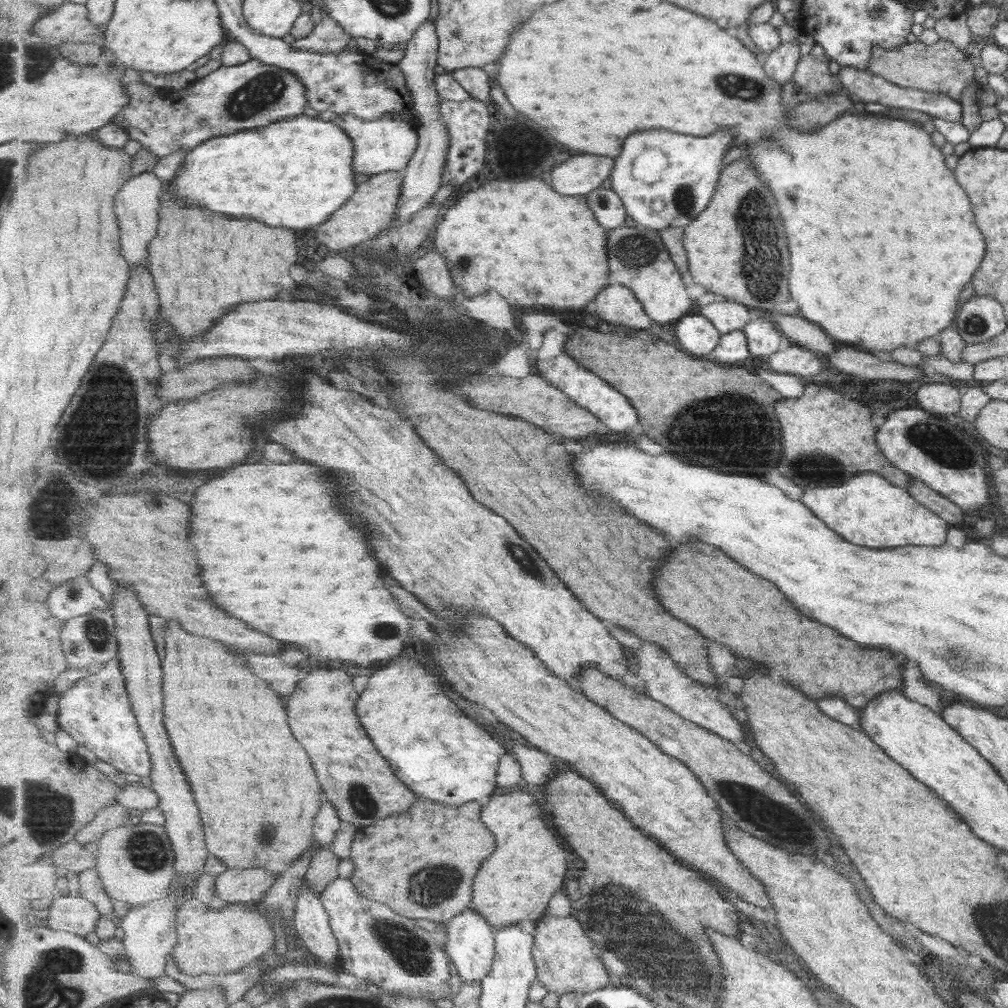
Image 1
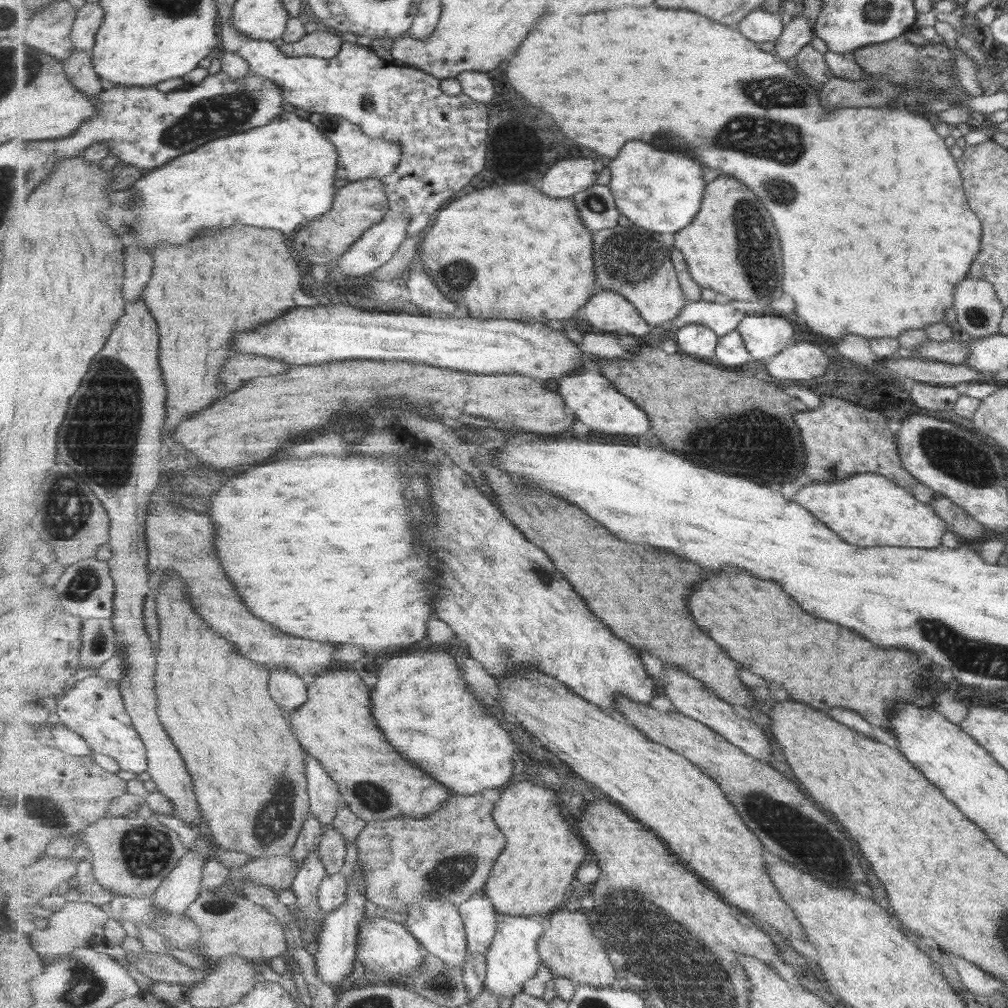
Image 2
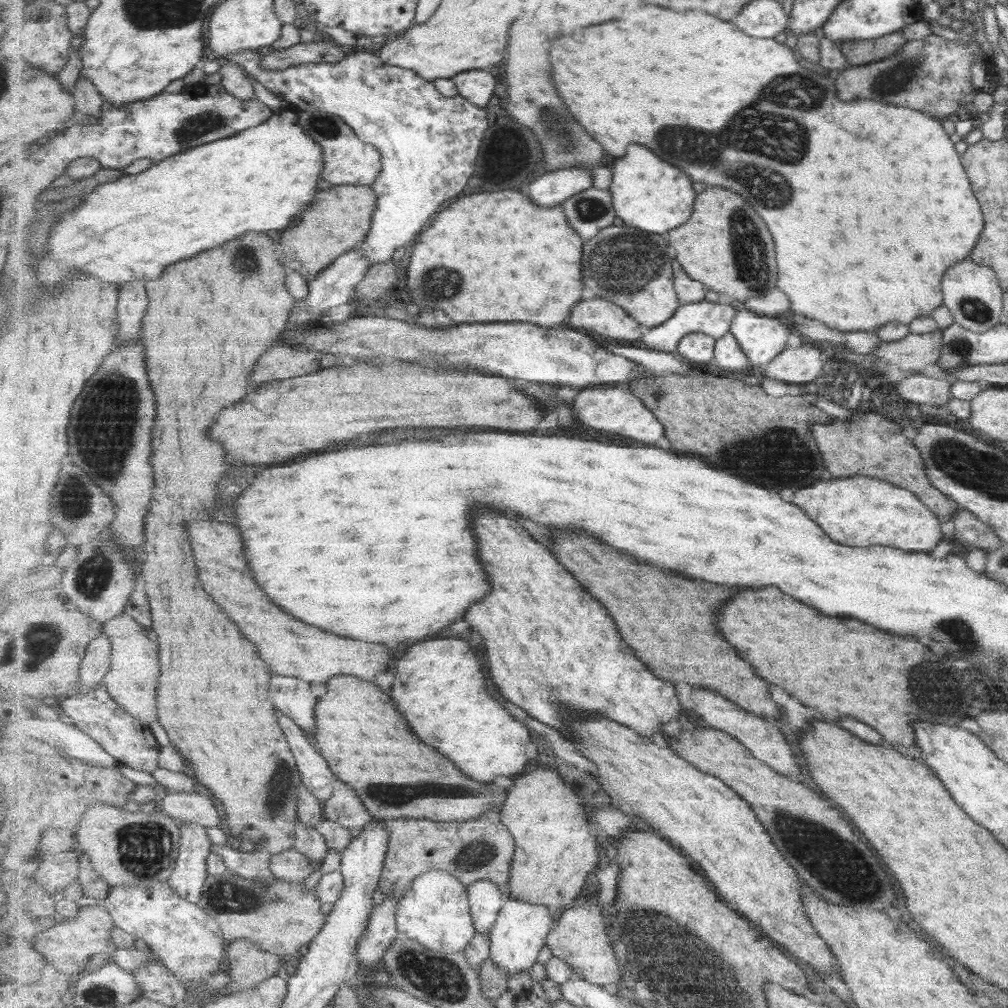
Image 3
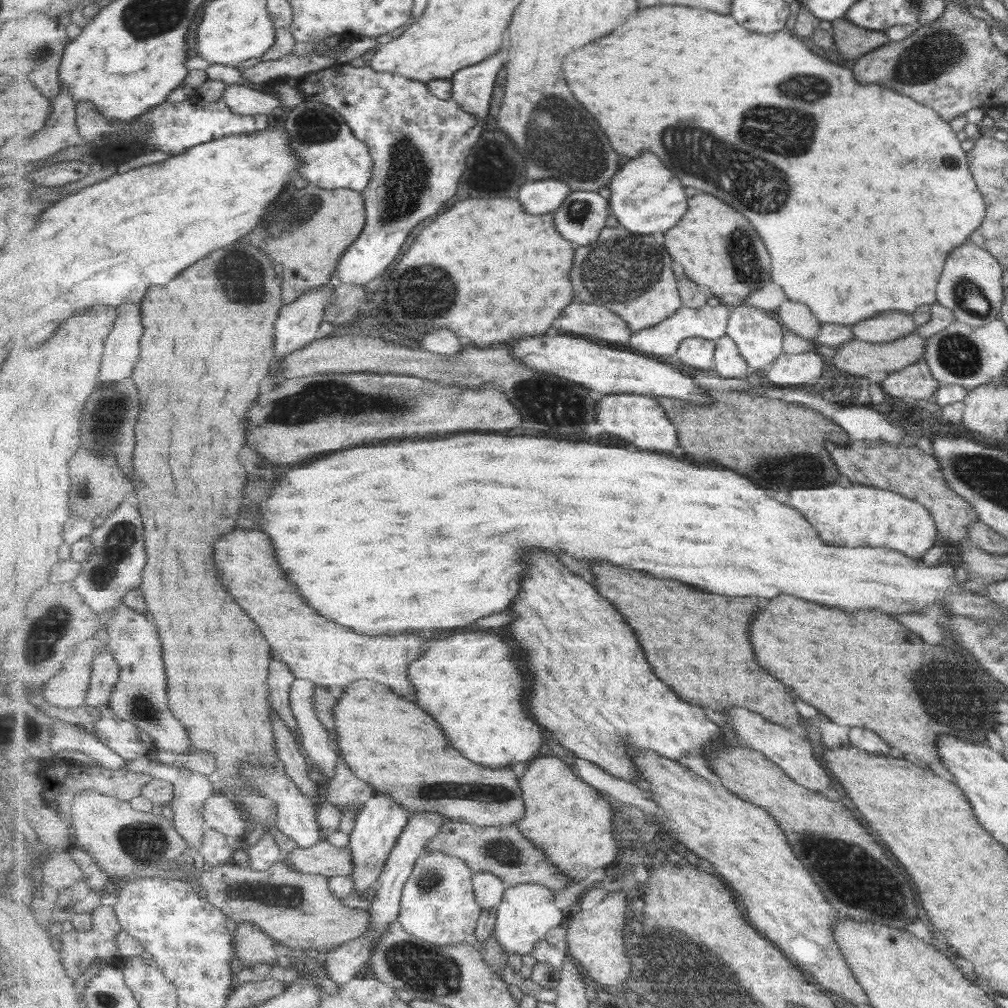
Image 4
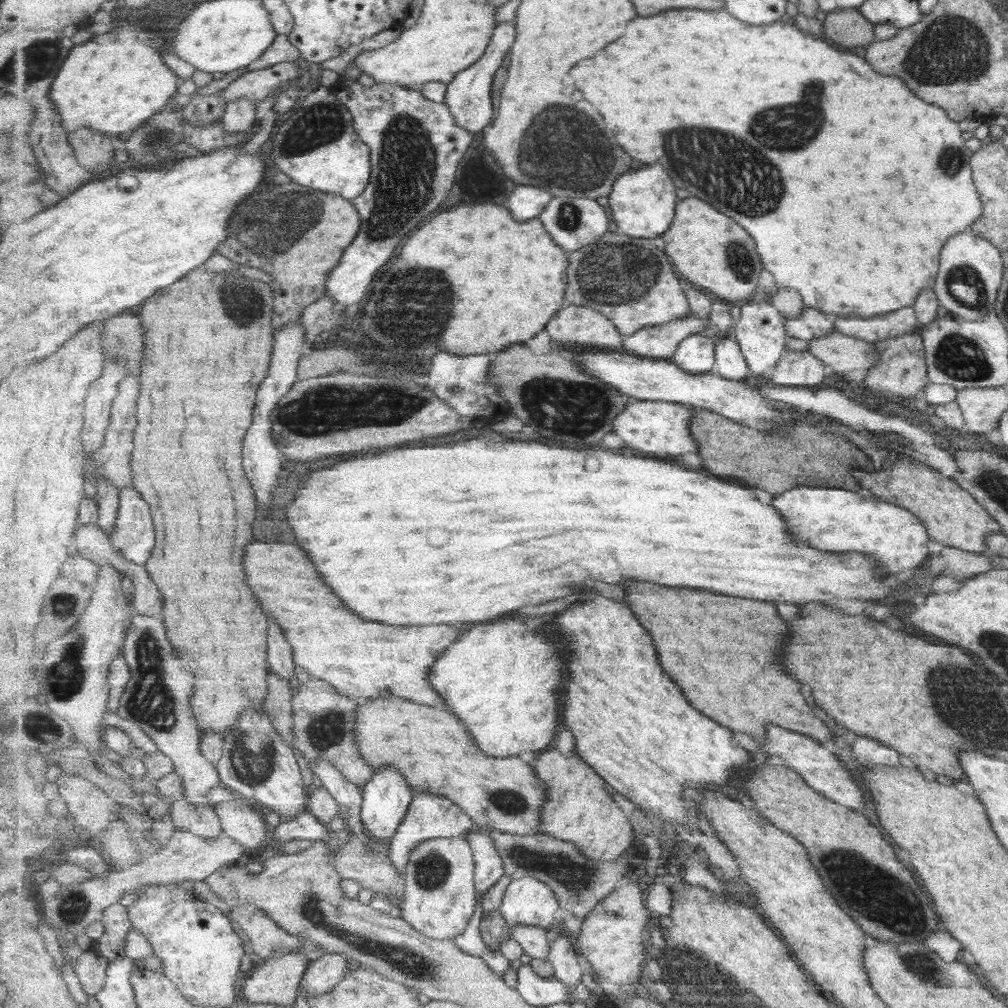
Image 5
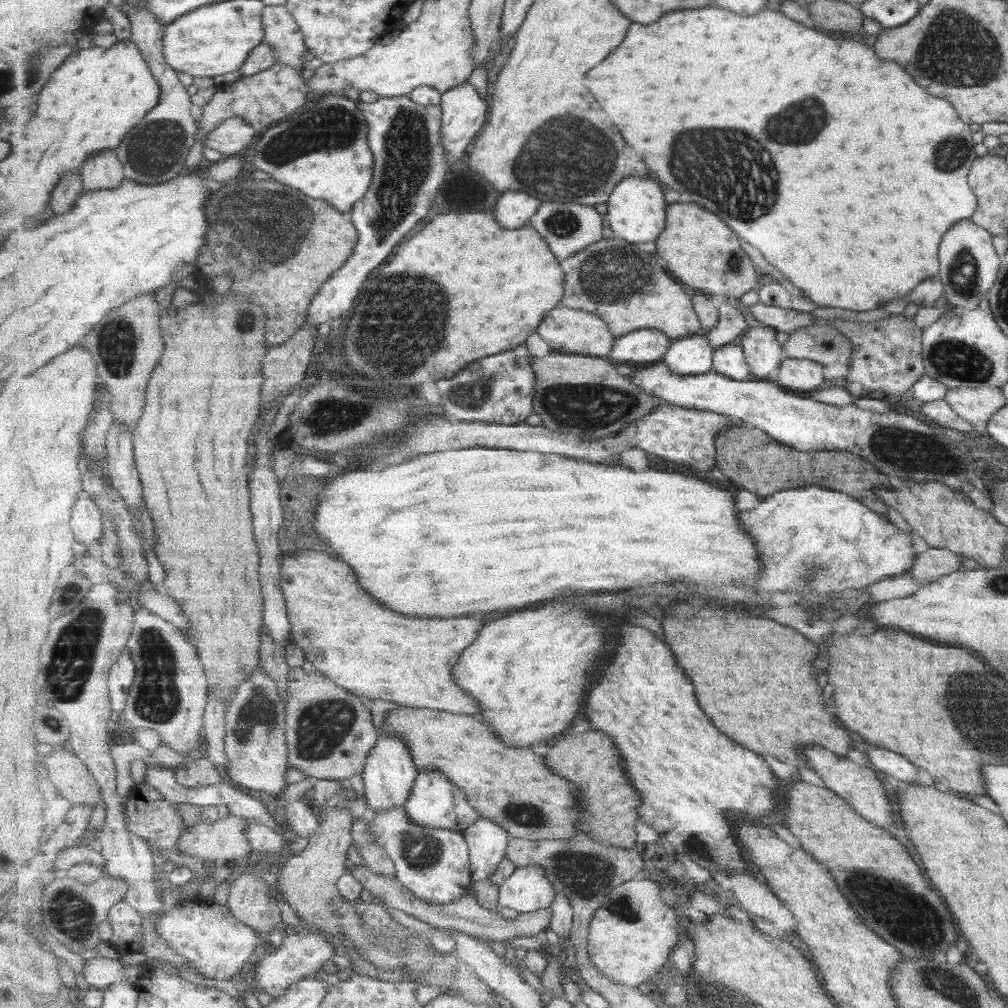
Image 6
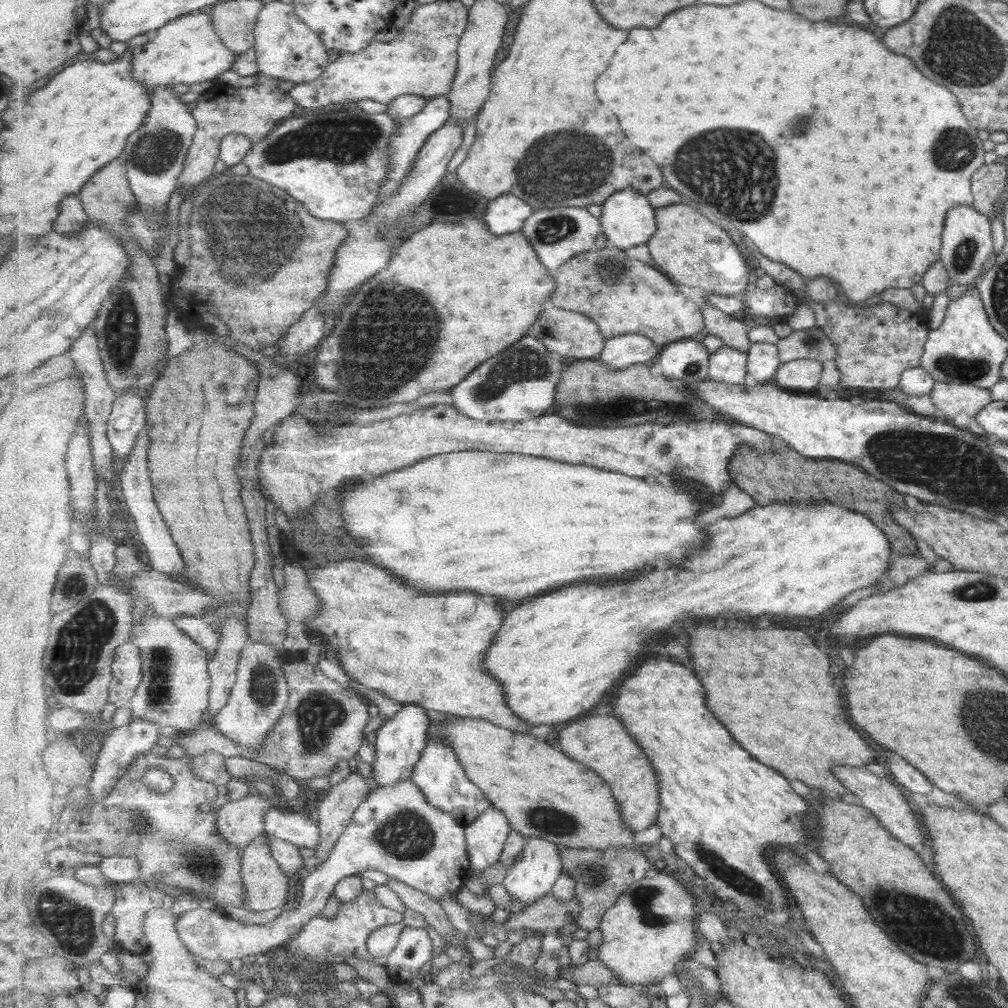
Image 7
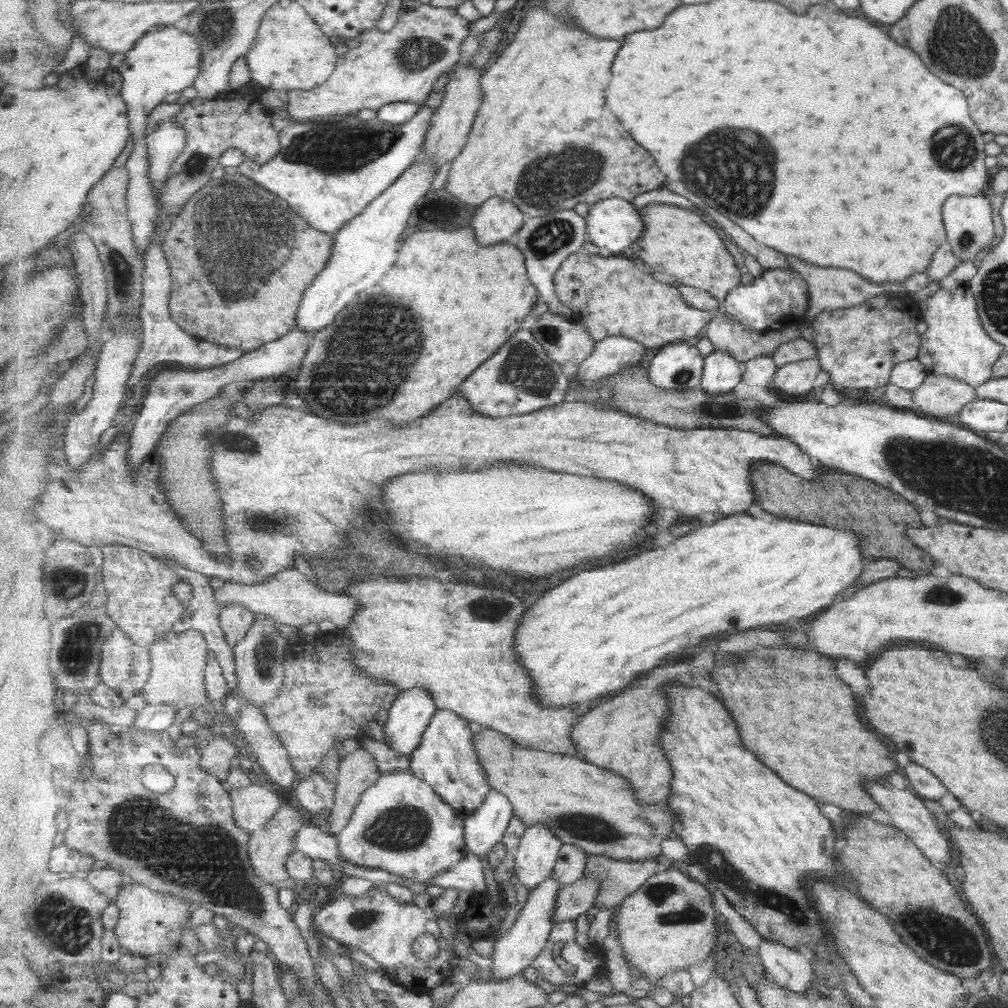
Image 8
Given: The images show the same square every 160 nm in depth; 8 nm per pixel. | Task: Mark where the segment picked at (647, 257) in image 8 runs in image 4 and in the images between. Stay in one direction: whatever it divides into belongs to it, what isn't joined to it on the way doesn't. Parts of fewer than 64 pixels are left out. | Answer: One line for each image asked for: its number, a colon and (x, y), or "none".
4: (714, 242)
5: (711, 250)
6: (703, 251)
7: (689, 248)

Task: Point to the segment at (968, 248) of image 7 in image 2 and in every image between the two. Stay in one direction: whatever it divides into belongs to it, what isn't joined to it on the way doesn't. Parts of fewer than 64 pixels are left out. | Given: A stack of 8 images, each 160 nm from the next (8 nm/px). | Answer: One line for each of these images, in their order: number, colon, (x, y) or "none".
2: (977, 310)
3: (971, 294)
4: (970, 287)
5: (970, 269)
6: (968, 264)

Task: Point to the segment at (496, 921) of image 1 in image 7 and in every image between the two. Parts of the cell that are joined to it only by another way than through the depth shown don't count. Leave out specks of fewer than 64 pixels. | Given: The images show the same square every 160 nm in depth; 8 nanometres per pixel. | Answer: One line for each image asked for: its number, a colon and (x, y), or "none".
2: (532, 876)
3: (555, 851)
4: (571, 821)
5: (579, 809)
6: (591, 760)
7: (602, 743)

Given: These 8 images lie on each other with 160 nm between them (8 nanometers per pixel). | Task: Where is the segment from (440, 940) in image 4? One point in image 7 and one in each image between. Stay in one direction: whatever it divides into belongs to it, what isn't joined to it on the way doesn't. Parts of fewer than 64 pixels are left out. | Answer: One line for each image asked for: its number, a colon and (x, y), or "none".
5: (440, 898)
6: (435, 864)
7: (397, 831)

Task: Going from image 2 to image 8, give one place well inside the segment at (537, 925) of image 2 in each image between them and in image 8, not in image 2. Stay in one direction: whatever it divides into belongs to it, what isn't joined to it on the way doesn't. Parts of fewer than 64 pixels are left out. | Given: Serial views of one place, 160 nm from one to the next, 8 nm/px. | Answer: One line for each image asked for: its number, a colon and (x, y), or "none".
3: (519, 935)
4: (527, 913)
5: (528, 900)
6: (528, 889)
7: (532, 877)
8: (539, 849)

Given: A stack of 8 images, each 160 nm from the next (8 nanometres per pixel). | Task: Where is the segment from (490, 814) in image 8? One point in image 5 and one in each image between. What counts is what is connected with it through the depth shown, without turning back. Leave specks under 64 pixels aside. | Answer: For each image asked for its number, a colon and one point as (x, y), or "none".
5: (489, 865)
6: (488, 842)
7: (487, 835)

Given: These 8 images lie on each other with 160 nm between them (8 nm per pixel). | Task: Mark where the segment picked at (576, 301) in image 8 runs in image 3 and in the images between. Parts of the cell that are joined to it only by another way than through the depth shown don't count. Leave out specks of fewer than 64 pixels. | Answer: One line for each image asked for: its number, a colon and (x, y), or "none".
3: (625, 264)
4: (631, 275)
5: (630, 281)
6: (629, 289)
7: (622, 296)

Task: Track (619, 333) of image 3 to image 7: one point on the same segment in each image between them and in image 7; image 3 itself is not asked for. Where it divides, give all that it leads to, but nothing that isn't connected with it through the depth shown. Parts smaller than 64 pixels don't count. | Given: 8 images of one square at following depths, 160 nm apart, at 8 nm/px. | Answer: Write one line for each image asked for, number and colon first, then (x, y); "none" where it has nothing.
4: (598, 323)
5: (575, 327)
6: (566, 330)
7: (573, 335)

